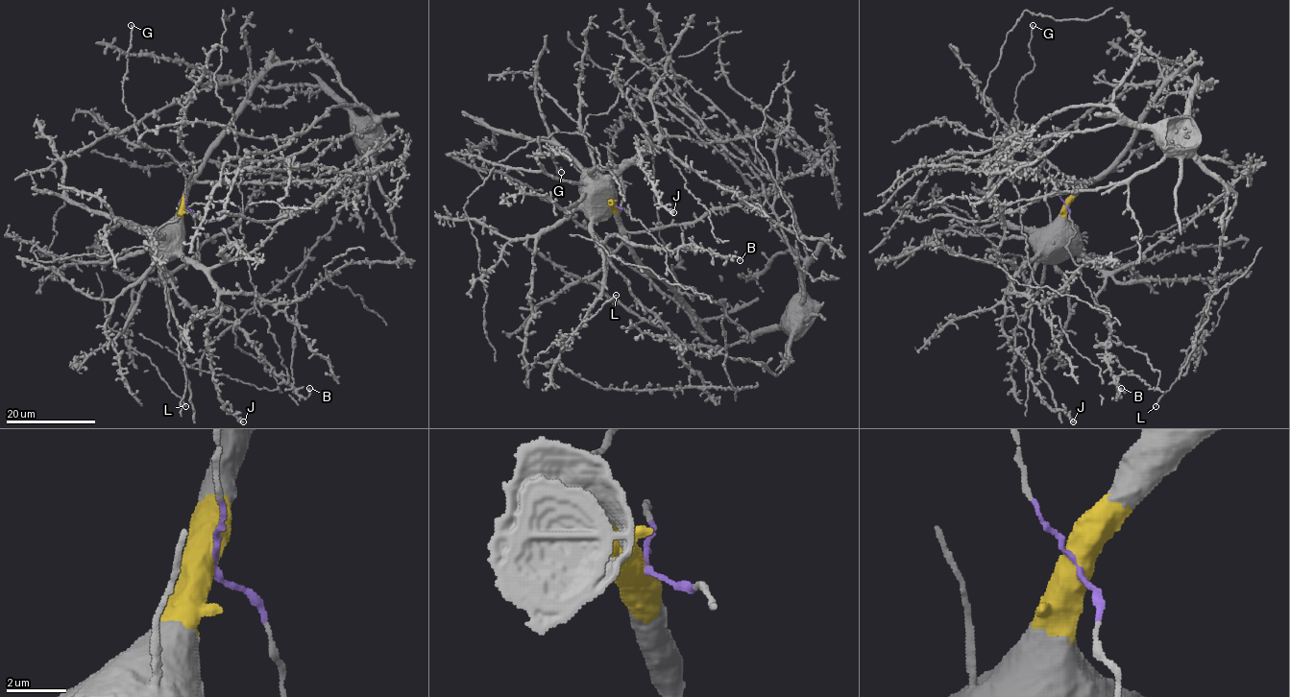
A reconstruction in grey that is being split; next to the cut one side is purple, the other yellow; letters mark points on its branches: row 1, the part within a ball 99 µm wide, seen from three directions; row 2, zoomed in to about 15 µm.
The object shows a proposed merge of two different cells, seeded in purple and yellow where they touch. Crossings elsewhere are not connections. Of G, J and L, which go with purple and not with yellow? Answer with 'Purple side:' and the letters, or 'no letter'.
Purple side: G

